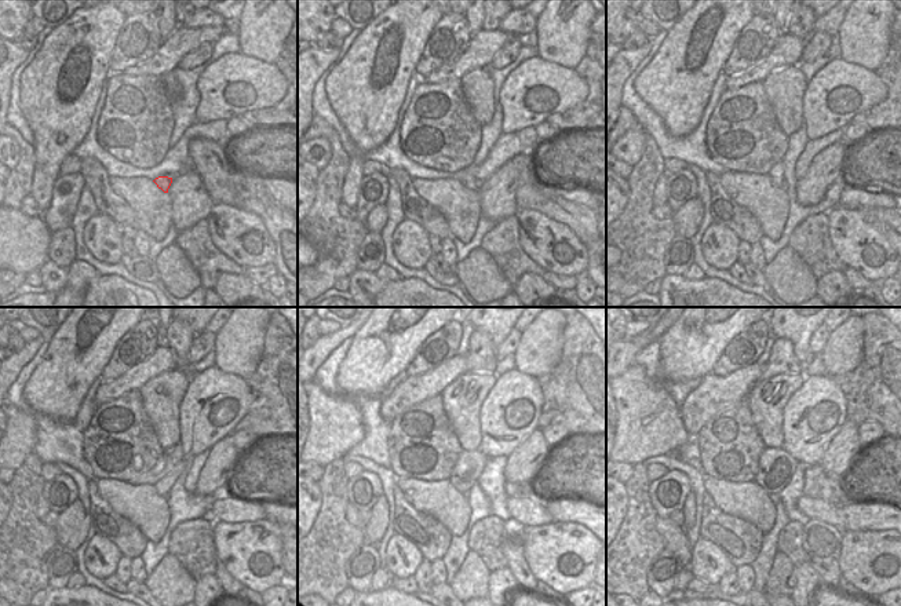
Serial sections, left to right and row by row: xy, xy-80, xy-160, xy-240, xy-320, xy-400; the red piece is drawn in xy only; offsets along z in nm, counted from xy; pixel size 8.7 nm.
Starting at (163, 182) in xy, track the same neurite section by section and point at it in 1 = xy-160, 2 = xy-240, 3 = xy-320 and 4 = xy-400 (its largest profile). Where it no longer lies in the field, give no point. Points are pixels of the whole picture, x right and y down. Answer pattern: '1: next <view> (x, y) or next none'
1: next xy-160 (776, 174)
2: next xy-240 (170, 474)
3: next xy-320 (466, 471)
4: next xy-400 (776, 467)

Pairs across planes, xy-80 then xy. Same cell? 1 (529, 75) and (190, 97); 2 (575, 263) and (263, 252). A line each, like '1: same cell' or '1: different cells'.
1: different cells
2: same cell

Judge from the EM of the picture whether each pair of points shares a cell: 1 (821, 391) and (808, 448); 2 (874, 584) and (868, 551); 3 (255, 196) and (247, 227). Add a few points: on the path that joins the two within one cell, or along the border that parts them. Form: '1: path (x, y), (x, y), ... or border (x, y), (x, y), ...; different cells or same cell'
1: path (808, 405), (790, 424), (798, 434); same cell
2: path (874, 576), (868, 559); same cell
3: border (239, 207), (252, 211), (261, 219), (270, 237); different cells

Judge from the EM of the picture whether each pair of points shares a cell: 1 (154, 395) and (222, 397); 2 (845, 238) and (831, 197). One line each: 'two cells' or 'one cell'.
1: two cells
2: two cells

